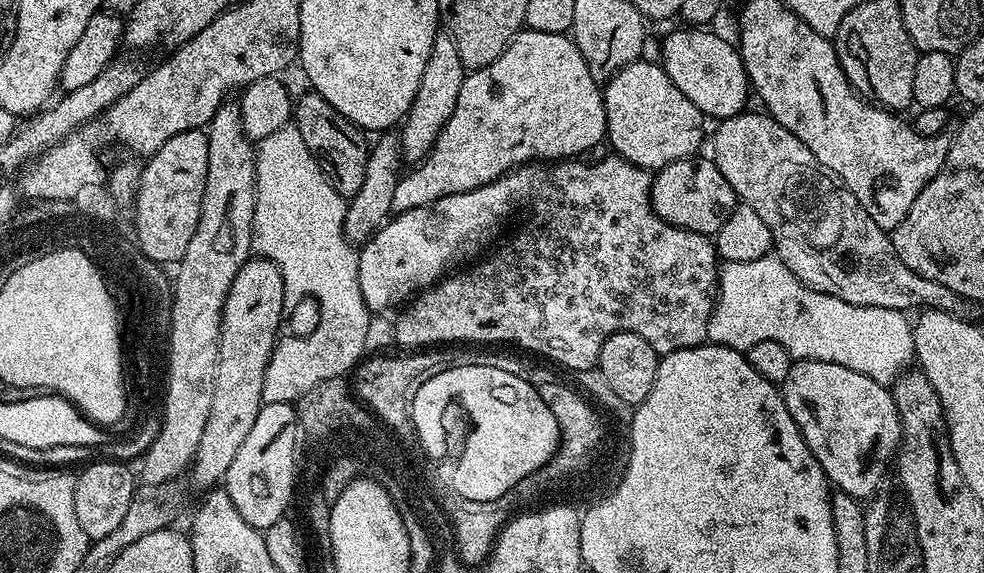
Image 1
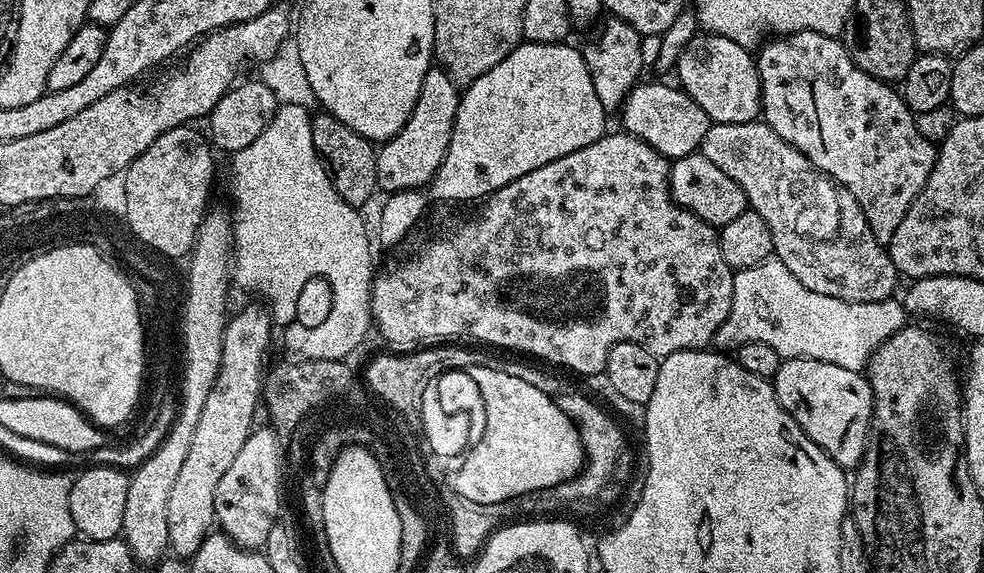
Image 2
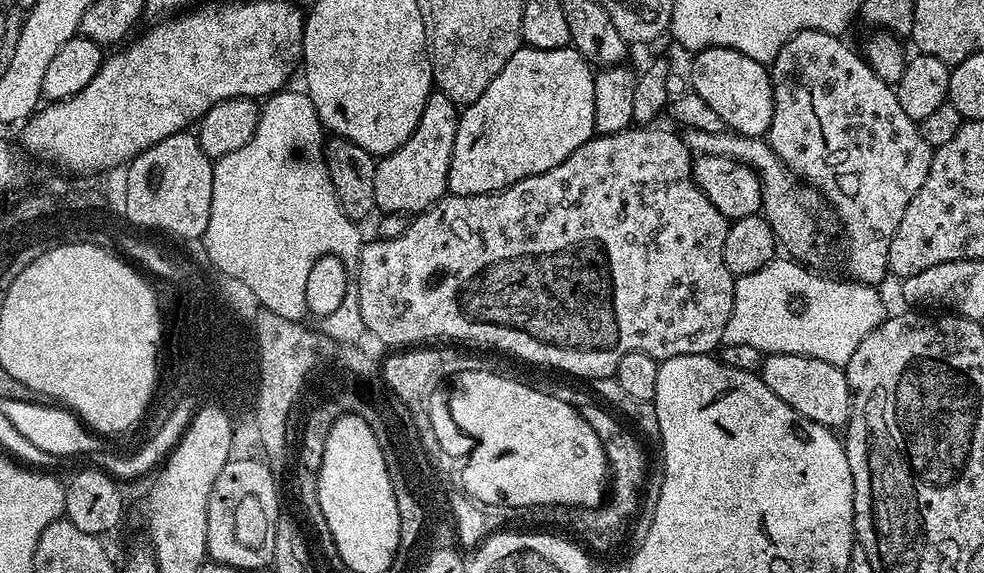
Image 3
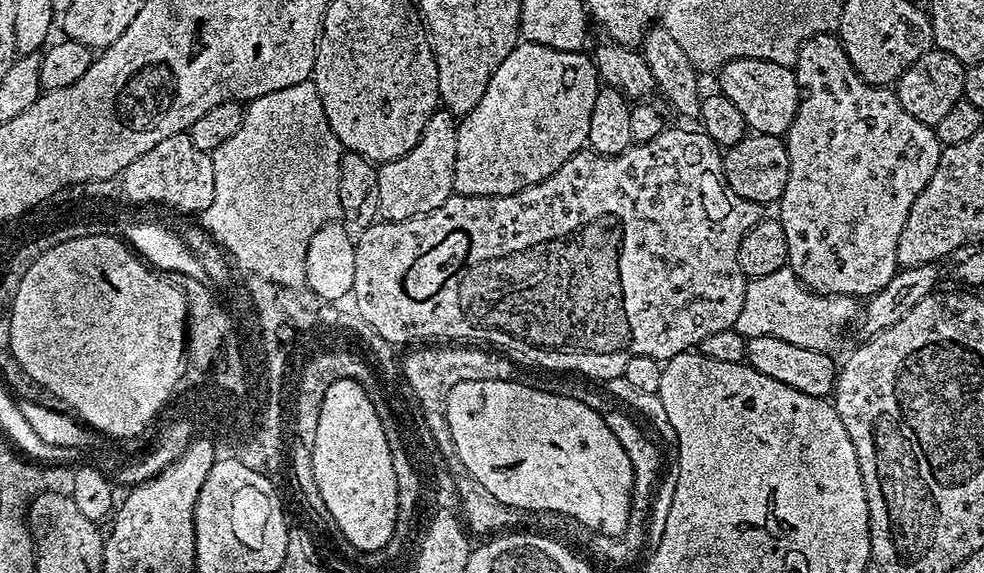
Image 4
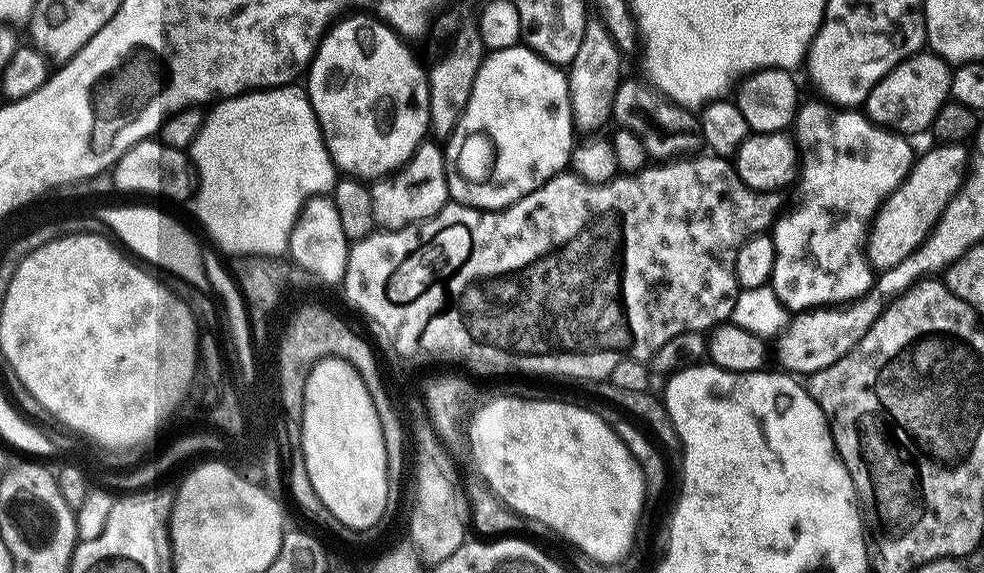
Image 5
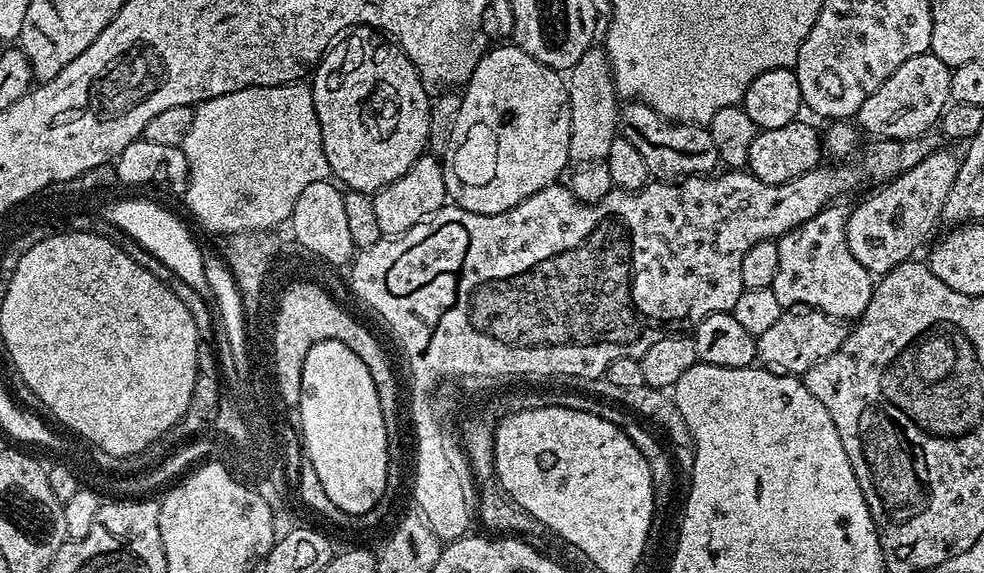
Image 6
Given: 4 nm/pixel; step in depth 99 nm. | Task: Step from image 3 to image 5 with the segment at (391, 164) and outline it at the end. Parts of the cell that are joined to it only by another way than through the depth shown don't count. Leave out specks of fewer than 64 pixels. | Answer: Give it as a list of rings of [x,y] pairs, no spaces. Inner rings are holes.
[[[432,138],[425,139],[401,168],[380,177],[371,189],[374,218],[381,229],[405,228],[437,216],[450,200],[444,148],[436,145]]]

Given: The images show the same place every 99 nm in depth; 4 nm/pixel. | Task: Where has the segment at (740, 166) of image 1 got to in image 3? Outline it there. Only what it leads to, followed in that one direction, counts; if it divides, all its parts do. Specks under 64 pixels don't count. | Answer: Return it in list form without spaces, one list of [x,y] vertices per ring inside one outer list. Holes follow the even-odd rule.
[[[687,129],[683,133],[684,143],[693,153],[706,156],[725,156],[737,160],[752,168],[762,186],[762,215],[774,230],[779,247],[784,248],[791,259],[805,265],[816,266],[828,256],[828,236],[820,229],[816,219],[820,216],[819,197],[813,189],[800,186],[801,181],[794,175],[792,169],[786,167],[778,154],[768,145],[767,139],[759,136],[740,136],[738,133],[725,130],[722,132],[707,132],[706,130]]]

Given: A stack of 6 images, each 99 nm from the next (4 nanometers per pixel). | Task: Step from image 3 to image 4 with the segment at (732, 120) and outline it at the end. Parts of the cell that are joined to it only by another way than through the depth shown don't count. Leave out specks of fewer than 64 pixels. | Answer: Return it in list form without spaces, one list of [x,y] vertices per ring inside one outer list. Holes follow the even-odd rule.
[[[731,60],[730,63],[719,69],[718,75],[720,75],[719,95],[731,102],[734,110],[738,110],[745,125],[753,133],[777,138],[783,137],[787,133],[789,122],[796,113],[796,106],[802,99],[800,87],[796,84],[796,77],[791,67],[776,64],[773,60]]]

